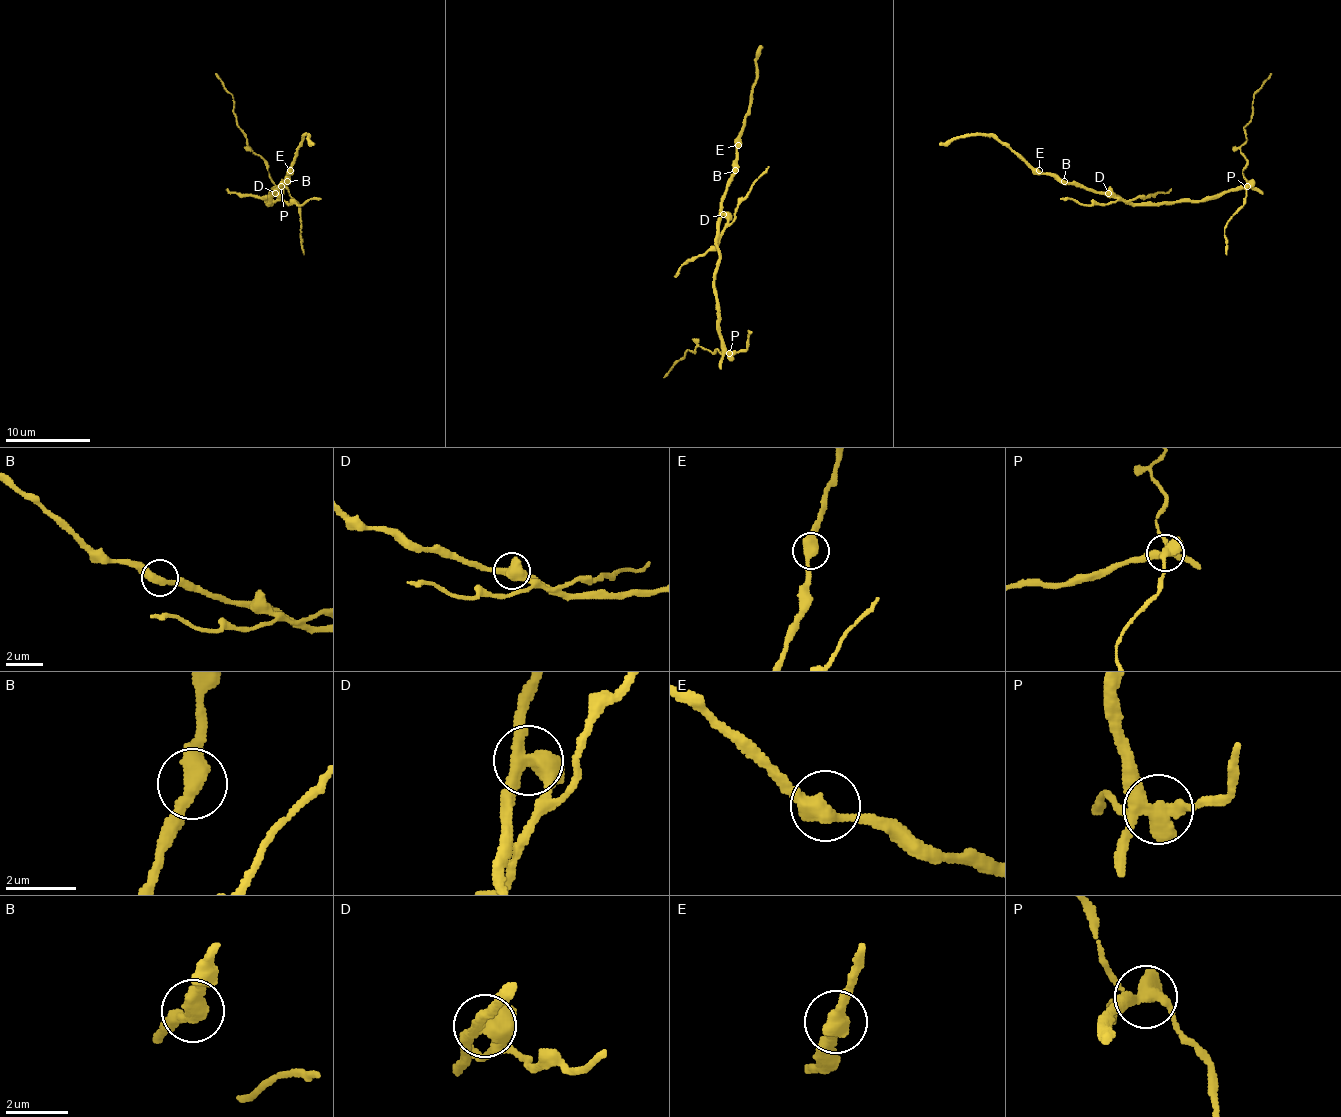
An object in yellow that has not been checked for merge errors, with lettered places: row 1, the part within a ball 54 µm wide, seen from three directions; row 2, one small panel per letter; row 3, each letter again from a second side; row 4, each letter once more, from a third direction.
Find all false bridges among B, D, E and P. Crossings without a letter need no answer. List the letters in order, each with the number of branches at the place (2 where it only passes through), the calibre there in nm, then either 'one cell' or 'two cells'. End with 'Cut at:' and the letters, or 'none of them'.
B: branches 2; calibre 420 nm; one cell
D: branches 3; calibre 440 nm; two cells
E: branches 2; calibre 460 nm; one cell
P: branches 4; calibre 420 nm; two cells
Cut at: D, P

